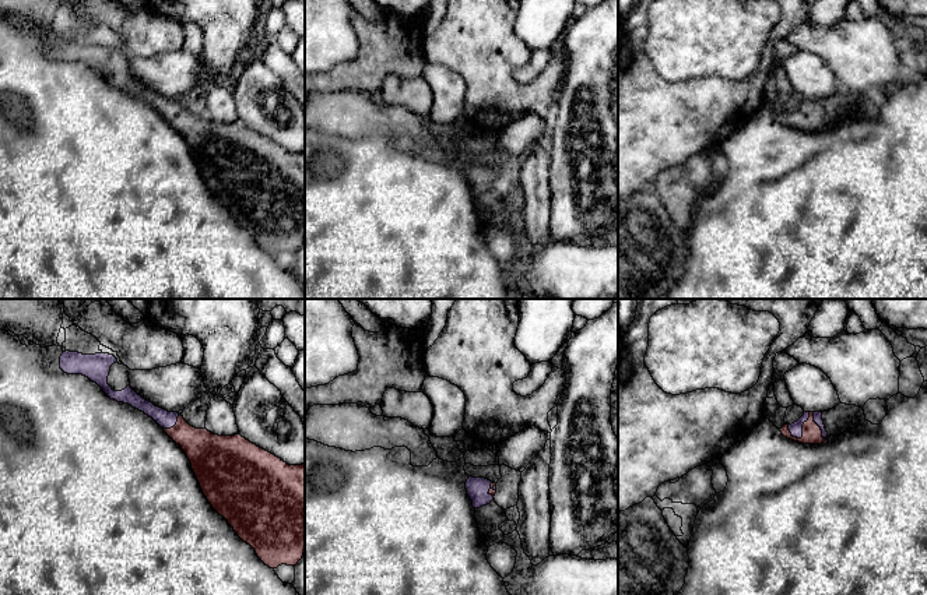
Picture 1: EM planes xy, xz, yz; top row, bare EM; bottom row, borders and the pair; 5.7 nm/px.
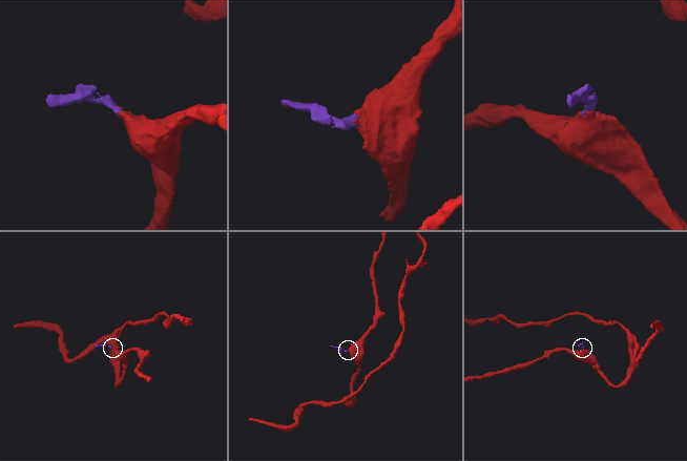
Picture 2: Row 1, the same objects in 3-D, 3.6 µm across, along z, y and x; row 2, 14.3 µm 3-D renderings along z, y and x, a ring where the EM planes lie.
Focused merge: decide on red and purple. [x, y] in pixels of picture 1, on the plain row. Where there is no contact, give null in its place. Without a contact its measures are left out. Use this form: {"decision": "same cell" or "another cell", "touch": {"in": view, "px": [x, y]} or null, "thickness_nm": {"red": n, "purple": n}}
{"decision": "same cell", "touch": {"in": "yz", "px": [803, 116]}, "thickness_nm": {"red": 110, "purple": 80}}

